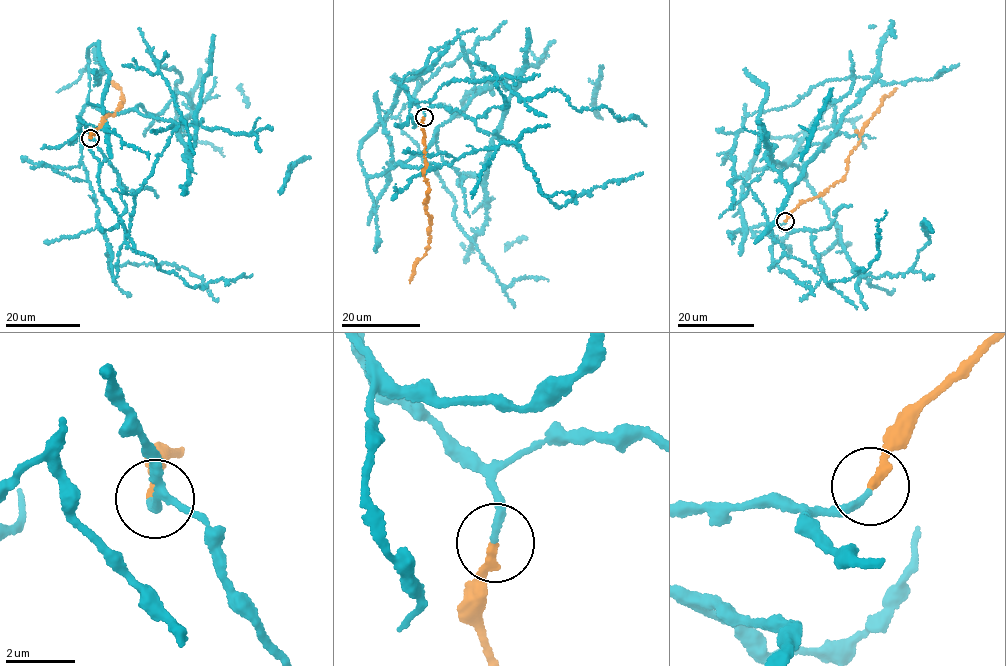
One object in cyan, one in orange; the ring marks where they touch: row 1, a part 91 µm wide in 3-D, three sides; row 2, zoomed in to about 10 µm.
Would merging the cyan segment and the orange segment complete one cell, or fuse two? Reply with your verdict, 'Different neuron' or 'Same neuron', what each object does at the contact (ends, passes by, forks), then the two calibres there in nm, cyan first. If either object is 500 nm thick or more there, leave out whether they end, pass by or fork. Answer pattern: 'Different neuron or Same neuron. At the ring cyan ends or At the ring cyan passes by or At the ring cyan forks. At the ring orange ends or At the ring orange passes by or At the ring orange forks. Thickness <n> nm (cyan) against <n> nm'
Same neuron. At the ring cyan ends. At the ring orange ends. Thickness 200 nm (cyan) against 260 nm

